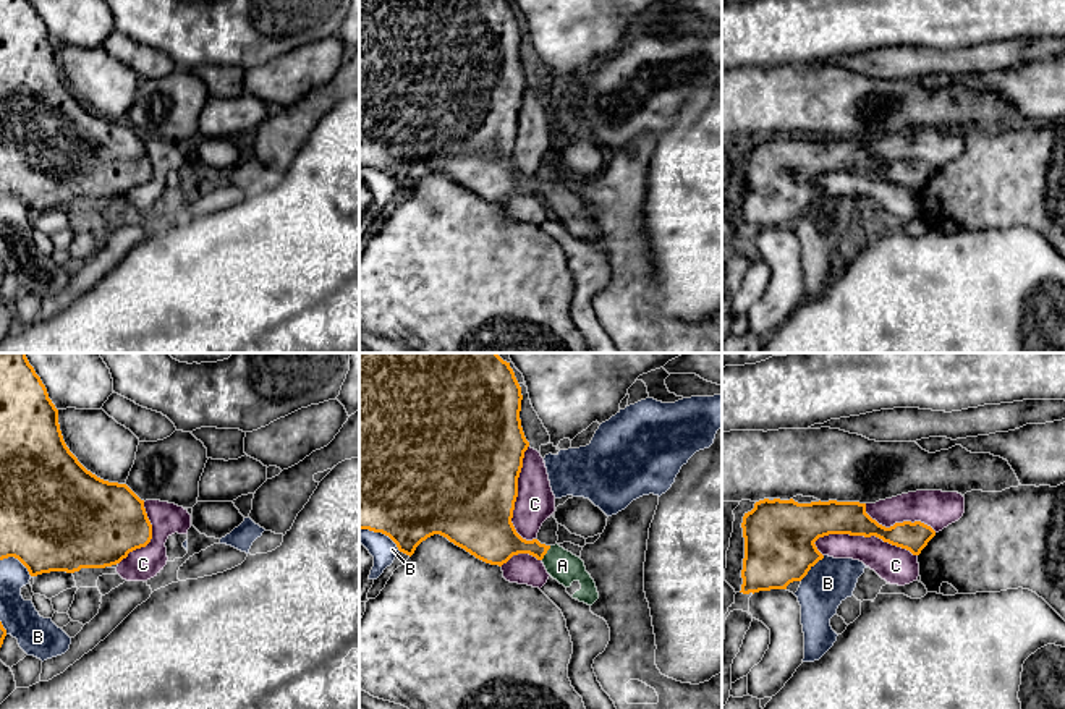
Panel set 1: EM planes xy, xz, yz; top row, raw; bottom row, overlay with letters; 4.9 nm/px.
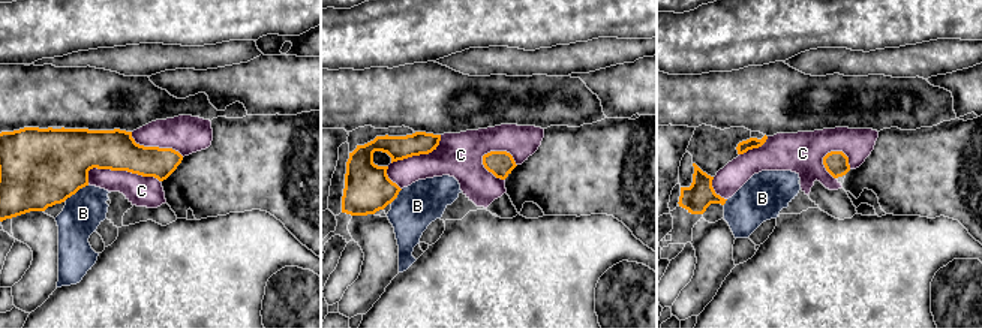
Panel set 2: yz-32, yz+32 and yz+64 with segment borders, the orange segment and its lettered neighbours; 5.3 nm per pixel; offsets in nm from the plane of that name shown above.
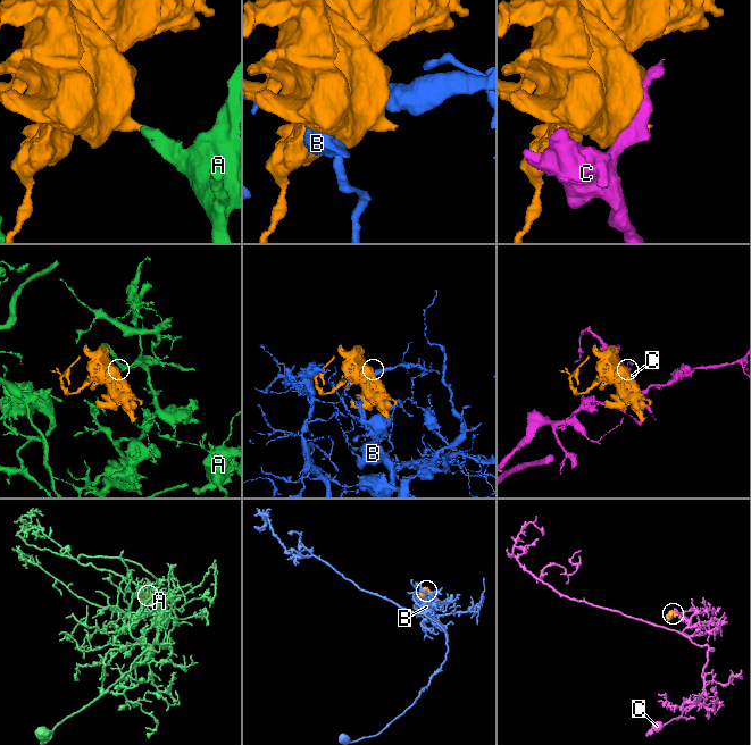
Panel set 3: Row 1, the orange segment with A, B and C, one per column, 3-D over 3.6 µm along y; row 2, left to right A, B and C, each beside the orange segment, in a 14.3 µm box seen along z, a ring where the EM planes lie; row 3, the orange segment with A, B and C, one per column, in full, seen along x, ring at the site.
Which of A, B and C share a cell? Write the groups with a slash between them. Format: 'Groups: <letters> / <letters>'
Groups: A / B / C

